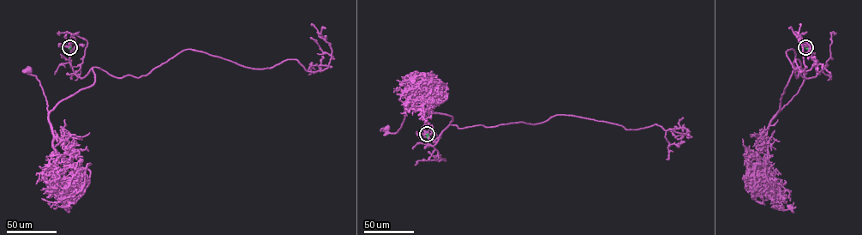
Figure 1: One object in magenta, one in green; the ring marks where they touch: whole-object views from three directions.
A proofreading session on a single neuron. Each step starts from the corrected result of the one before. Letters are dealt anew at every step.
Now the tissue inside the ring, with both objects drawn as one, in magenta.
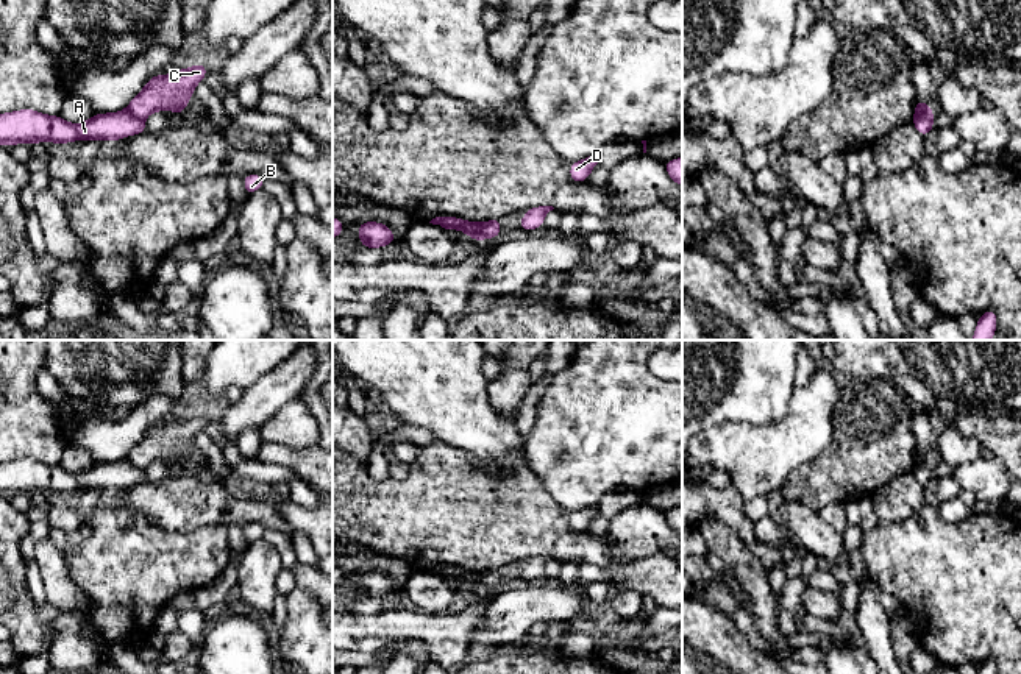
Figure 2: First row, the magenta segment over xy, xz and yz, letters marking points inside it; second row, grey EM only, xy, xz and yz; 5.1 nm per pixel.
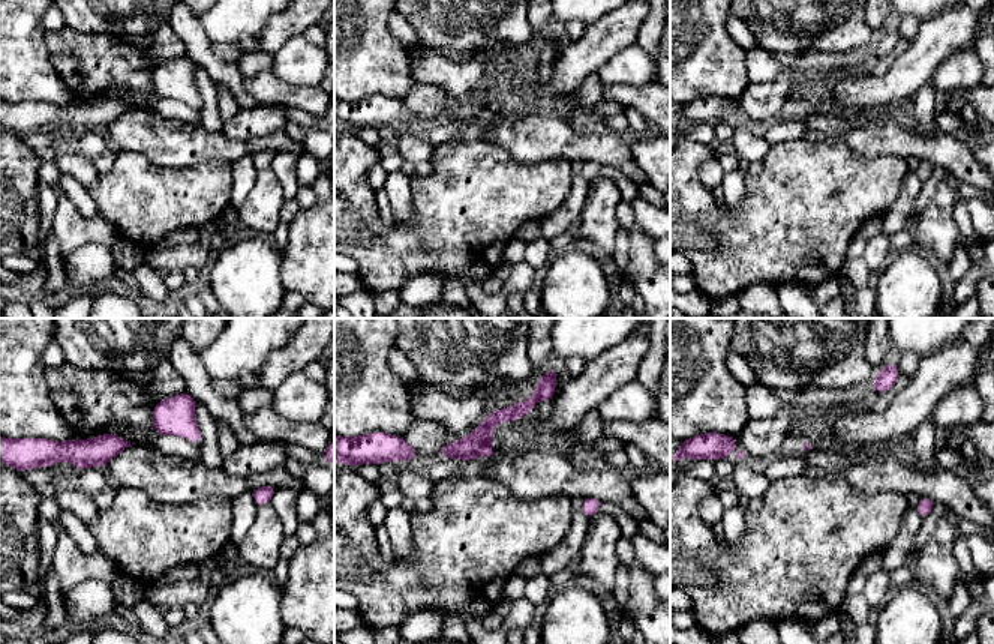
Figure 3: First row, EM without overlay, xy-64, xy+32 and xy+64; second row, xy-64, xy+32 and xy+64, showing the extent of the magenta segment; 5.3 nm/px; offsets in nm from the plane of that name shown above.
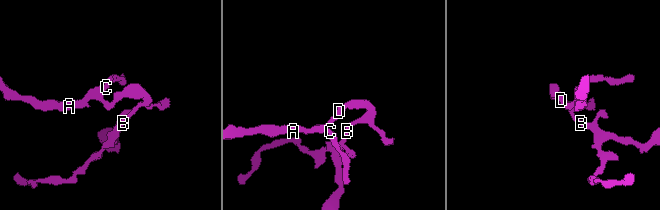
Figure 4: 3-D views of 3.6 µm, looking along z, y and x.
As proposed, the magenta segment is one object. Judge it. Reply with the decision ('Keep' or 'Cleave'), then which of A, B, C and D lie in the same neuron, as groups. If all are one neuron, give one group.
Cleave. Groups: A / B C D

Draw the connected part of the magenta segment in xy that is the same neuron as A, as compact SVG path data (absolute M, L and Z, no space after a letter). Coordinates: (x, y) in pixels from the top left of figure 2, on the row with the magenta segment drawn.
M19 109L0 114L0 145L73 140L120 140L123 137L148 133L142 119L128 109L119 112L97 112L83 123L69 123L59 115L45 115L34 109Z

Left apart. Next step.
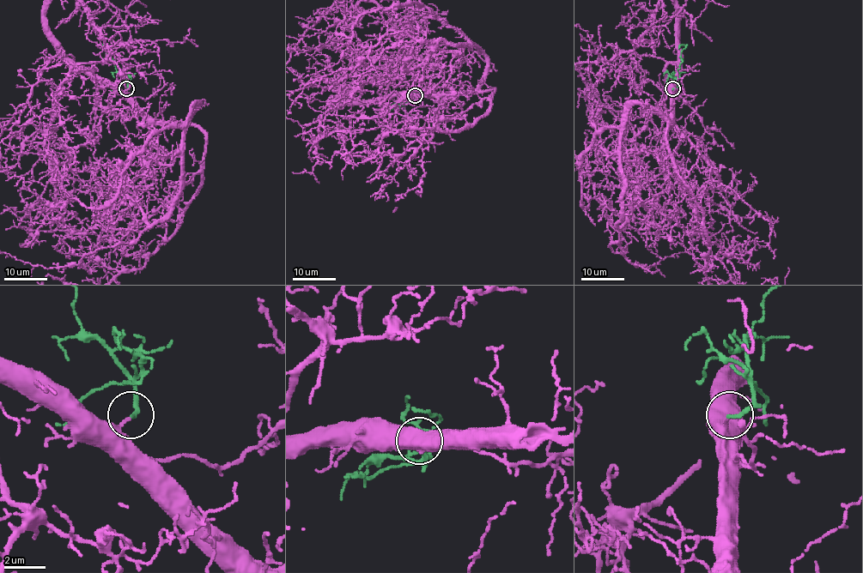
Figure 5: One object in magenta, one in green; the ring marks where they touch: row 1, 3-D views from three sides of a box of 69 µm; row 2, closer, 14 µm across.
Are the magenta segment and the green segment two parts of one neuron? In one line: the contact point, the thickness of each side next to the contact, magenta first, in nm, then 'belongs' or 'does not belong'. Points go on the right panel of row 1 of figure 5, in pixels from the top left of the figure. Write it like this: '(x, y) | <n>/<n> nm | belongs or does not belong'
(672, 88) | 200/170 nm | belongs

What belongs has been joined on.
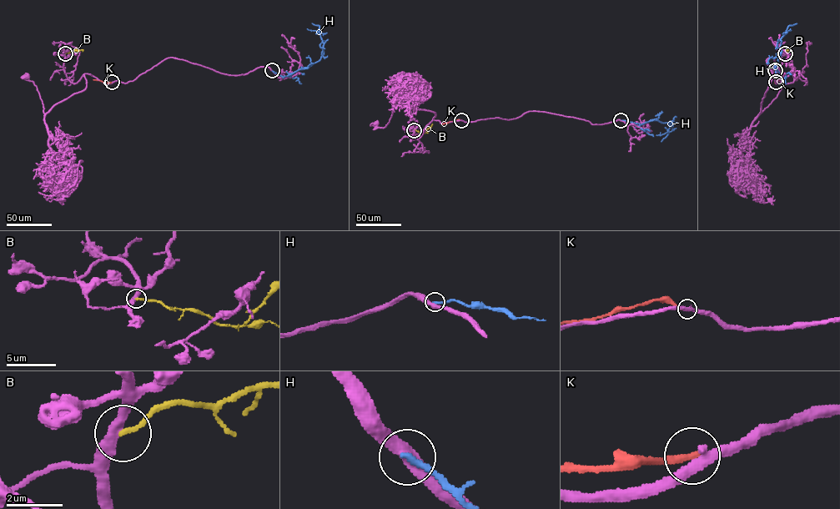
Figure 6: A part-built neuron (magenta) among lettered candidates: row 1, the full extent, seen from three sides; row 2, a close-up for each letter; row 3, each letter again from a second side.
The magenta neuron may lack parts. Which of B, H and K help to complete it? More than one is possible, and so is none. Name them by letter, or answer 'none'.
none

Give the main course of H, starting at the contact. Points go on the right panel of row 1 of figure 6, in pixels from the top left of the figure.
H: (775, 71), (778, 77), (780, 73), (775, 68), (780, 56), (777, 43), (788, 26), (797, 23)

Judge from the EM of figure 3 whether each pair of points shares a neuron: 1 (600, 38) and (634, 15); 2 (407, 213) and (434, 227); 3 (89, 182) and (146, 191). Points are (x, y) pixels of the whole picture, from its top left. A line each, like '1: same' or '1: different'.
1: same
2: different
3: different

